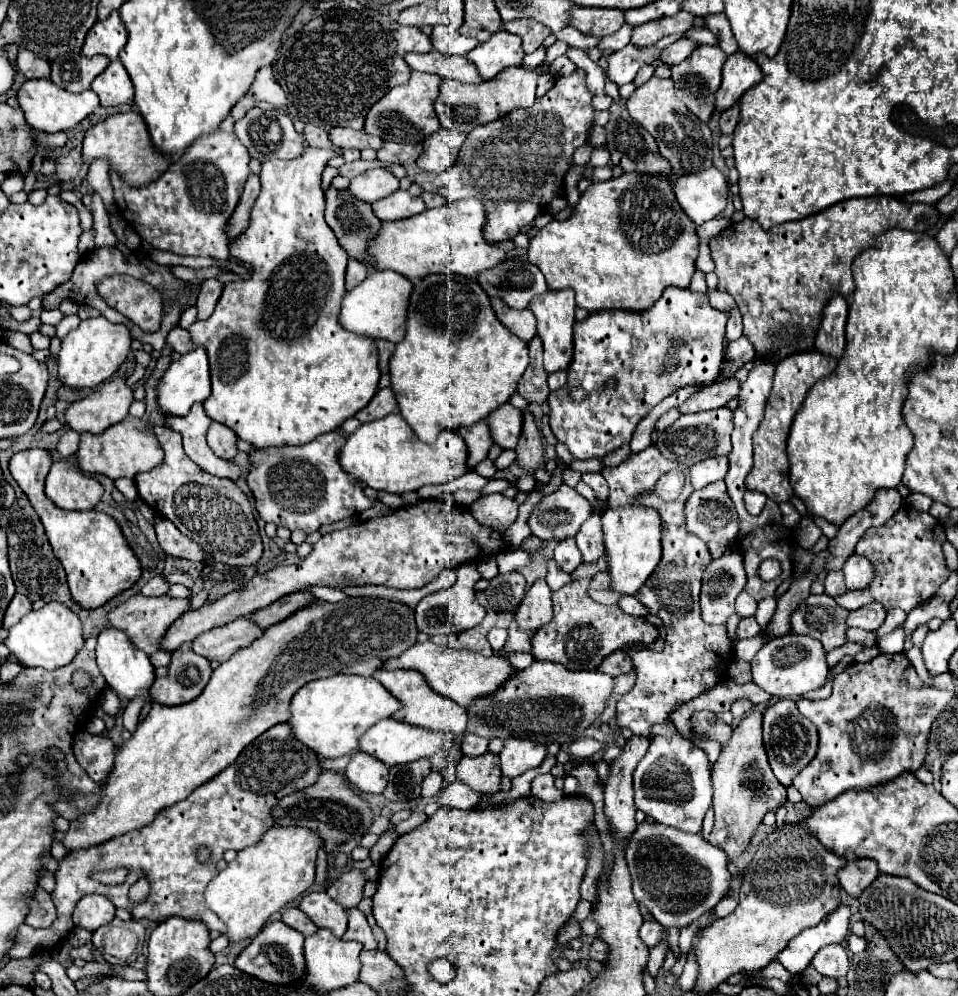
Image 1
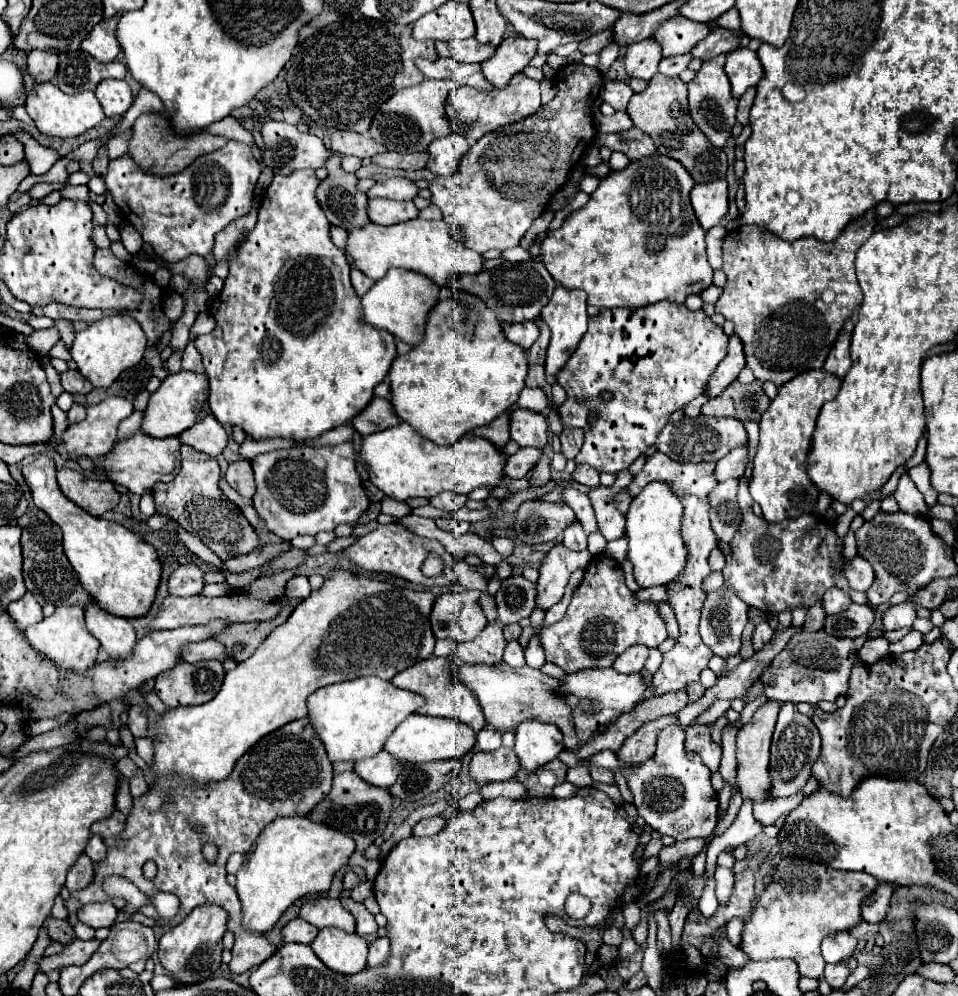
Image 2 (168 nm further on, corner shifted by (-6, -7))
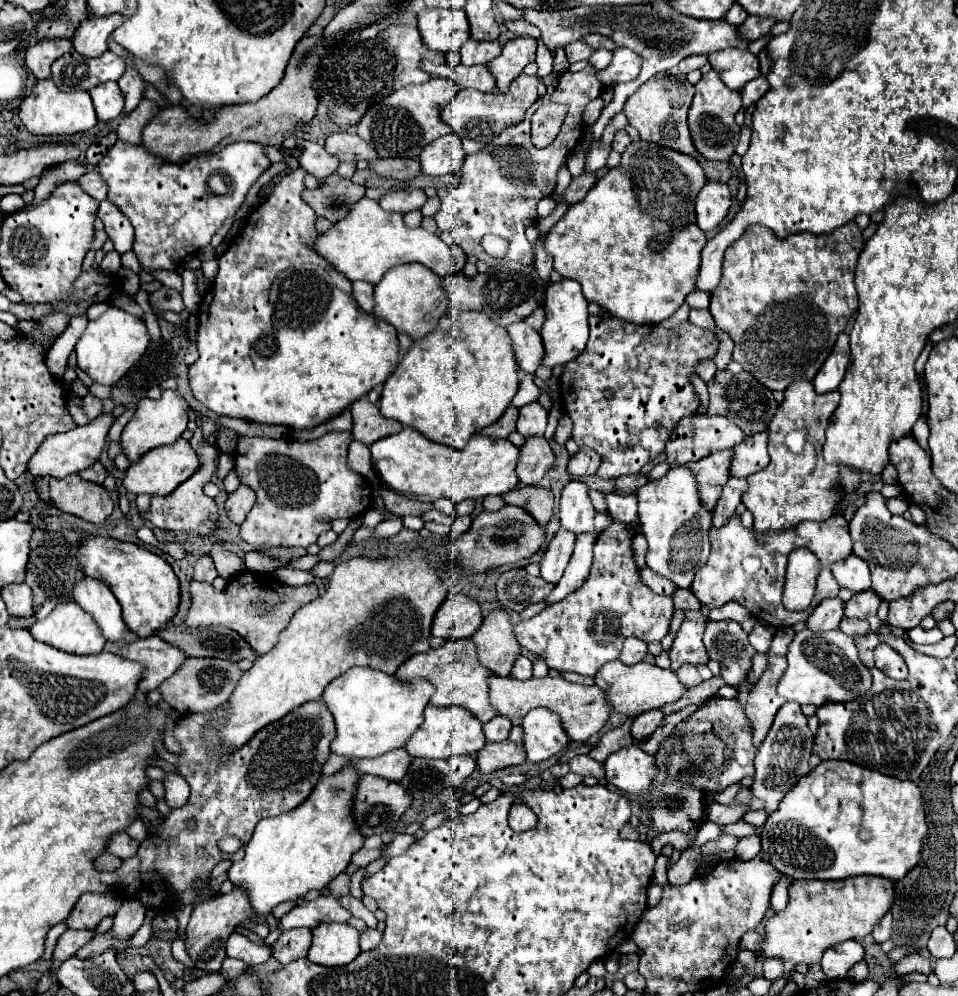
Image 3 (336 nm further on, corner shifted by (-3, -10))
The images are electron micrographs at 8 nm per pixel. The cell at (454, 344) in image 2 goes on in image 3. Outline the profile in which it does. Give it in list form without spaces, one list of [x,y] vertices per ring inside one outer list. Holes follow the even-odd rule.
[[[461,312],[453,316],[445,314],[429,336],[415,340],[413,346],[405,352],[397,370],[383,386],[379,410],[385,418],[393,418],[403,426],[411,426],[433,442],[461,450],[475,432],[497,422],[505,408],[509,408],[511,398],[519,386],[517,370],[519,368],[513,356],[511,340],[505,328],[493,324],[493,320],[481,312]]]

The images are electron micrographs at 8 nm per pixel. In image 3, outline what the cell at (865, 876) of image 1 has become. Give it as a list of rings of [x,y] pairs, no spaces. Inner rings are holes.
[[[887,912],[887,914],[879,920],[877,928],[873,928],[871,934],[873,934],[873,938],[875,938],[877,944],[881,944],[883,940],[889,940],[889,938],[891,938],[891,912]]]

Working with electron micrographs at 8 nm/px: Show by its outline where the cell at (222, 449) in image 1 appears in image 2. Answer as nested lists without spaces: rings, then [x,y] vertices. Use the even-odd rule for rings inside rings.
[[[244,461],[230,463],[230,467],[228,467],[228,471],[226,471],[226,481],[228,481],[230,487],[236,489],[242,497],[252,499],[254,493],[256,493],[256,485],[254,485],[254,475],[252,475],[250,463],[244,463]]]

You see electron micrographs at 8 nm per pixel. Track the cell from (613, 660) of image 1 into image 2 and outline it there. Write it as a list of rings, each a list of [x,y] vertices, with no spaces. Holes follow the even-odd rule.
[[[632,645],[626,649],[618,659],[614,669],[620,669],[620,673],[634,673],[644,669],[644,661],[648,659],[648,647],[644,645]]]

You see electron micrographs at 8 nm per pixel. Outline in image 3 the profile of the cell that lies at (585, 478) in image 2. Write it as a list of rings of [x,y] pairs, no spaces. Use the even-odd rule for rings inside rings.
[[[581,448],[569,462],[569,474],[573,480],[585,480],[589,476],[595,476],[597,468],[601,464],[601,458],[591,448]]]

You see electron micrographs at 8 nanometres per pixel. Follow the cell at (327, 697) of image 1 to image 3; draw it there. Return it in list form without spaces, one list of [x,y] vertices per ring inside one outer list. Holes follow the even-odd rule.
[[[357,666],[347,670],[343,676],[335,678],[321,696],[335,722],[335,740],[331,742],[331,752],[355,760],[375,758],[389,750],[401,748],[421,724],[423,710],[433,692],[435,688],[427,680],[413,680],[405,684],[395,676],[371,668]]]

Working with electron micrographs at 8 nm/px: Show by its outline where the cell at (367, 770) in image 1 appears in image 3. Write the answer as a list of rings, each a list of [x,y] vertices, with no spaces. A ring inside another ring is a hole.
[[[403,748],[391,750],[383,756],[369,760],[353,760],[353,768],[357,768],[357,772],[373,774],[391,782],[399,782],[401,776],[405,776],[409,764],[411,764],[411,756]]]

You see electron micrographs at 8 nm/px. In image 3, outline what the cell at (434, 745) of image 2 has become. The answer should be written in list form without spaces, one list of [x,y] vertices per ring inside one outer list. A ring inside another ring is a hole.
[[[427,706],[423,712],[423,724],[405,742],[405,750],[411,758],[449,758],[457,754],[477,754],[485,746],[483,724],[465,708],[433,708]]]

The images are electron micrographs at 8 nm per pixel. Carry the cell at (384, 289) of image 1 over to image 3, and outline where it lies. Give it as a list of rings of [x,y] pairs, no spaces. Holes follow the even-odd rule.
[[[401,264],[385,272],[383,280],[373,292],[373,316],[395,326],[397,332],[411,336],[413,340],[425,338],[437,326],[437,320],[445,314],[445,290],[441,288],[441,278],[433,274],[423,264]]]

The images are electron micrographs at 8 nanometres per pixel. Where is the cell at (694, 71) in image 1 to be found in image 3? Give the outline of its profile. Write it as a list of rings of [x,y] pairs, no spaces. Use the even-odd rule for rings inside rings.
[[[715,70],[703,74],[703,78],[695,84],[695,90],[697,92],[689,108],[689,130],[693,144],[709,160],[729,160],[735,154],[735,146],[739,140],[735,114],[741,108],[741,96],[737,96],[737,92],[731,92]]]

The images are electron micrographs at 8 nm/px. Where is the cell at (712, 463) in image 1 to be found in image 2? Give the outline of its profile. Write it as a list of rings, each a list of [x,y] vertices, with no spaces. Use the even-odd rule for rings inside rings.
[[[742,445],[738,449],[732,449],[726,457],[722,457],[716,465],[716,477],[718,481],[726,481],[730,477],[738,479],[744,475],[748,467],[748,445]]]

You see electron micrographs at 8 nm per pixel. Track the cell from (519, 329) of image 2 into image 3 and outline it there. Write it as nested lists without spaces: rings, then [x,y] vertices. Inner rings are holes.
[[[525,322],[511,324],[507,328],[507,332],[513,342],[513,350],[515,350],[519,368],[527,374],[535,374],[535,370],[539,368],[539,362],[543,358],[543,342],[541,342],[539,332],[529,328]]]

